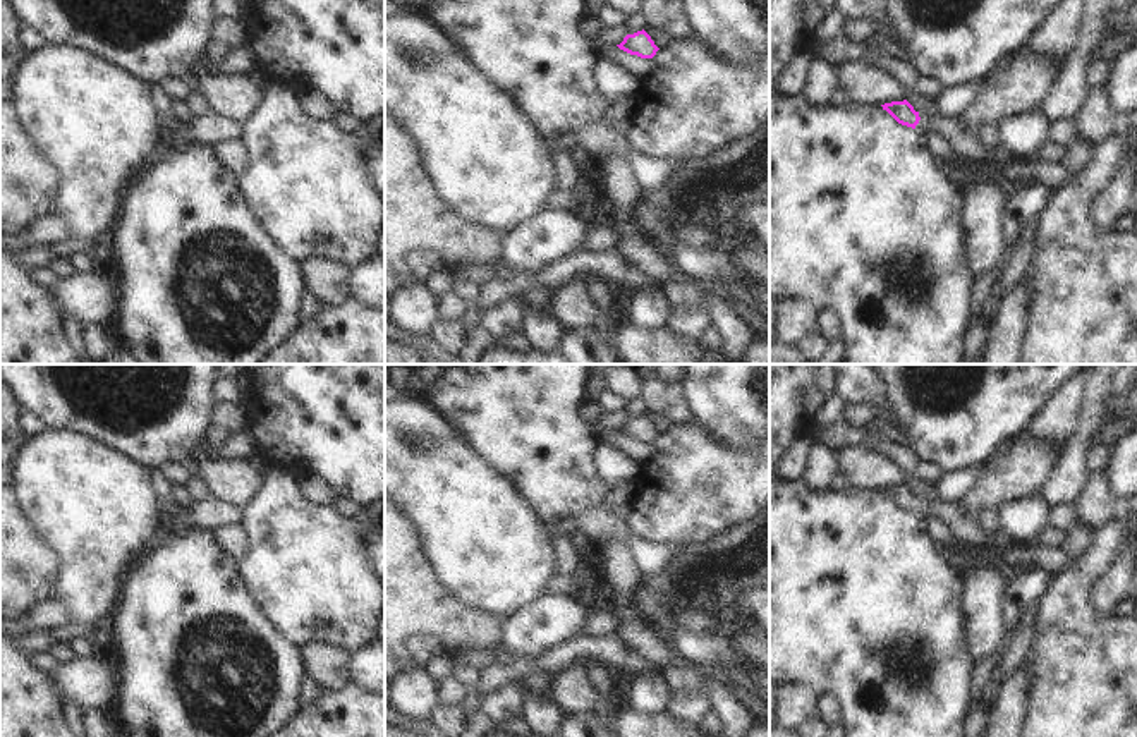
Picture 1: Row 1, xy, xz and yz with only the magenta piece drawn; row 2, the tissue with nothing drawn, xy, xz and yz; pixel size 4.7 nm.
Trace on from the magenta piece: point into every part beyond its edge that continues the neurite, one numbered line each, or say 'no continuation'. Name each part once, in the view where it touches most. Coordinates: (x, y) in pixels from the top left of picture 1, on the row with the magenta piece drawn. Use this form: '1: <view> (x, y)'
1: yz (966, 143)

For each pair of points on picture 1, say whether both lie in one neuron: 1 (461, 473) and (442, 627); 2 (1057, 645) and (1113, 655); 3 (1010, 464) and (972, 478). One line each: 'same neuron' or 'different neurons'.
1: different neurons
2: same neuron
3: different neurons

